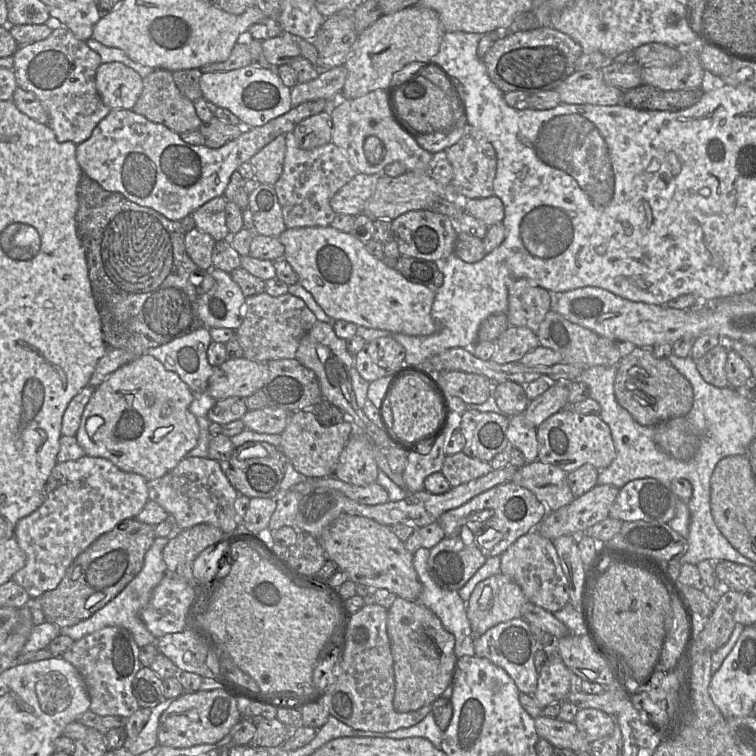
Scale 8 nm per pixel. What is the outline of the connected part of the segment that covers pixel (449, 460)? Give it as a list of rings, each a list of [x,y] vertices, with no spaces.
[[[461,451],[445,456],[441,472],[452,488],[485,476],[492,470],[490,463],[471,458]]]

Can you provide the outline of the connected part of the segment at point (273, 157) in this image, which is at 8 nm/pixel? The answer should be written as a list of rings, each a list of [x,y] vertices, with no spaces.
[[[280,135],[250,159],[254,178],[260,183],[274,185],[282,174],[285,154],[286,137]]]

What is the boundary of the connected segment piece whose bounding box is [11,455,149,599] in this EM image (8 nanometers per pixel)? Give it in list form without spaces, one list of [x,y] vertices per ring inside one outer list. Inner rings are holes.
[[[84,455],[77,460],[56,463],[46,485],[46,498],[31,514],[21,518],[15,526],[15,537],[26,554],[26,564],[11,577],[22,586],[31,599],[56,588],[73,560],[102,534],[122,521],[135,518],[149,500],[147,480],[132,472],[124,472],[102,457]]]

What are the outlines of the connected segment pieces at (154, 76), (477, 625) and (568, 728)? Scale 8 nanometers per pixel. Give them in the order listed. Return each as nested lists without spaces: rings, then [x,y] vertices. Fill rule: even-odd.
[[[156,69],[143,78],[142,93],[132,111],[141,114],[152,122],[161,123],[178,134],[198,130],[202,123],[194,107],[194,102],[178,89],[173,72],[165,69]]]
[[[502,573],[479,582],[467,602],[467,617],[471,625],[473,640],[475,636],[484,634],[499,623],[522,618],[521,609],[526,602],[527,599],[520,586]]]
[[[539,716],[534,719],[535,729],[540,738],[546,739],[557,748],[568,748],[575,753],[585,752],[587,738],[574,722]]]

